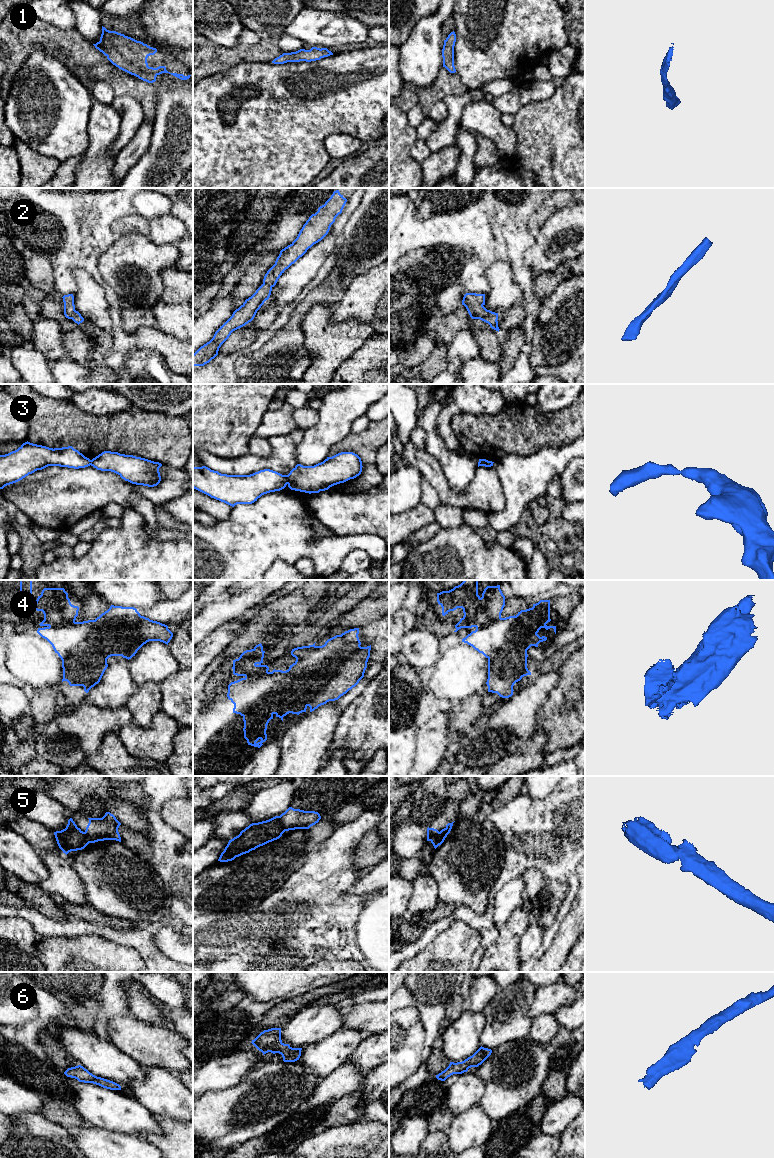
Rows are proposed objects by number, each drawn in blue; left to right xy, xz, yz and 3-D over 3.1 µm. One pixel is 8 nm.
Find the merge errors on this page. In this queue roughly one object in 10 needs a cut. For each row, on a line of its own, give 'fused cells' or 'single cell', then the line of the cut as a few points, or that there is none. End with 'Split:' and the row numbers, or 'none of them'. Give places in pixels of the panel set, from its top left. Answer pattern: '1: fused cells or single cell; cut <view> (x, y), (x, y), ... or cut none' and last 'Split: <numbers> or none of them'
1: single cell; cut none
2: single cell; cut none
3: single cell; cut none
4: fused cells; cut xy (74, 621), (49, 627)
5: single cell; cut none
6: single cell; cut none
Split: 4

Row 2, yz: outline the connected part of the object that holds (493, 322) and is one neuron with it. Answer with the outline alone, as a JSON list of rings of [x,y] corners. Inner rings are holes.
[[[466,293],[462,300],[472,319],[480,319],[490,325],[490,327],[499,332],[498,313],[487,310],[485,305],[485,294]]]

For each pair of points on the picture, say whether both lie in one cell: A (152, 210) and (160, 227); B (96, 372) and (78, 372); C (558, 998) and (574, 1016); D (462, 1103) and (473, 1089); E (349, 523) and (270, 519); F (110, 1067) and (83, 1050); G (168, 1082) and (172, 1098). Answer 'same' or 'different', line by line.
A: different
B: different
C: different
D: same
E: different
F: same
G: same

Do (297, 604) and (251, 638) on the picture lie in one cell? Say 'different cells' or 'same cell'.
same cell

